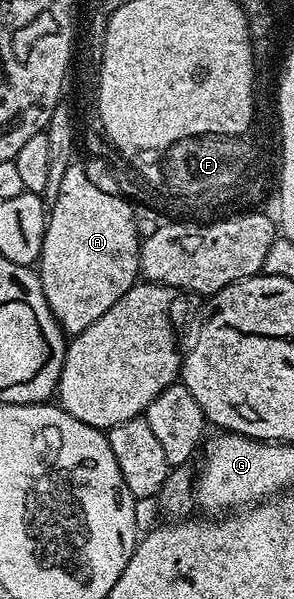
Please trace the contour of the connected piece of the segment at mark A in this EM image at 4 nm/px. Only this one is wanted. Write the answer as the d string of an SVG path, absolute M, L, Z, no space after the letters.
M72 162L69 170L65 170L65 178L61 178L61 190L57 190L57 198L49 208L37 271L51 312L68 337L81 334L81 330L93 326L93 322L97 322L97 318L101 318L101 314L105 314L105 310L109 310L113 302L117 302L117 298L124 296L141 276L141 232L139 236L138 230L135 229L132 205L122 195L111 192L106 192L101 185L94 184L90 174L79 162Z

